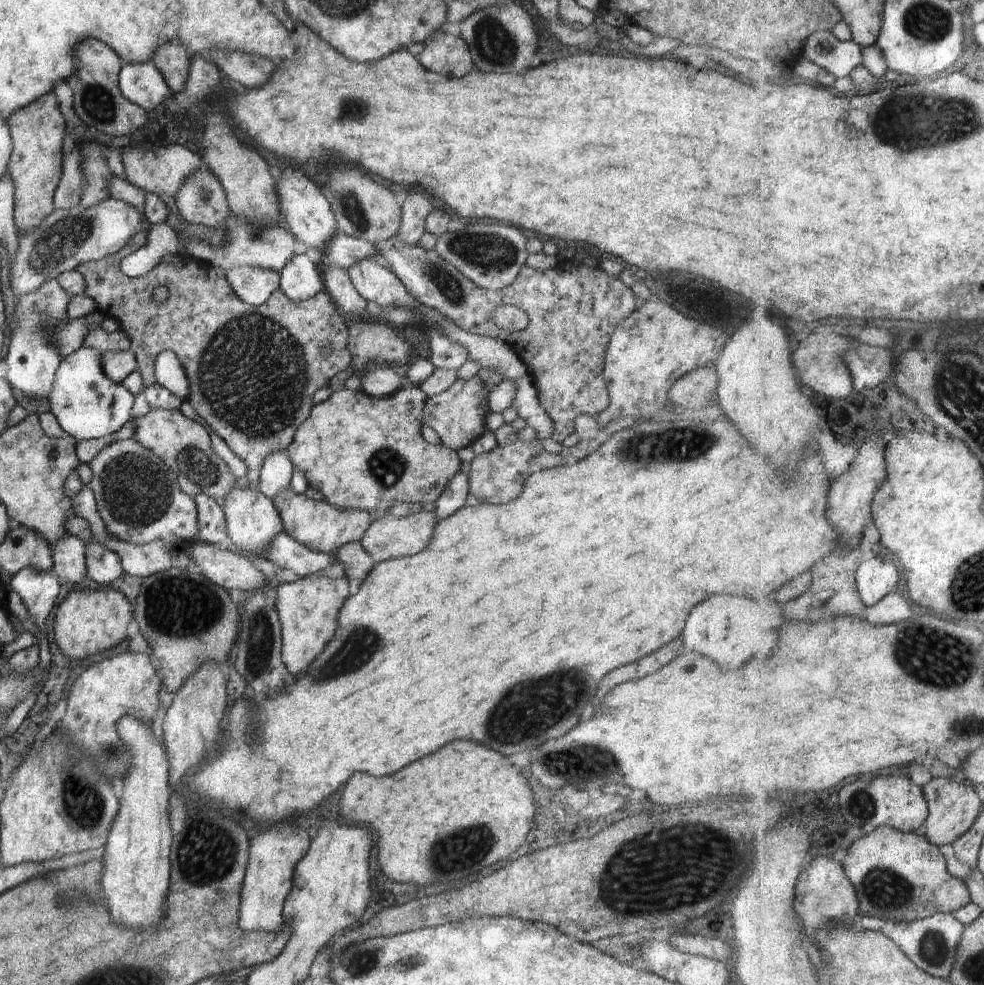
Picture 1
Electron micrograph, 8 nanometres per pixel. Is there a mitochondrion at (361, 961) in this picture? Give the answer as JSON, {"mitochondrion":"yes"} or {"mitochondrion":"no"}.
{"mitochondrion":"yes"}

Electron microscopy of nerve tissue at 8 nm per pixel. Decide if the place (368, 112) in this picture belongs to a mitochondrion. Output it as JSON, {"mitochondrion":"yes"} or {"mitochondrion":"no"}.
{"mitochondrion":"yes"}

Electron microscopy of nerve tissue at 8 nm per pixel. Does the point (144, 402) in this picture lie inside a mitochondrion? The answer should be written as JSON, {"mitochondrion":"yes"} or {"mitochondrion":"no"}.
{"mitochondrion":"no"}

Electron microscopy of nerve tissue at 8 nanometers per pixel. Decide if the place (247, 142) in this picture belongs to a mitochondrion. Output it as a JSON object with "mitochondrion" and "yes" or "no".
{"mitochondrion":"no"}

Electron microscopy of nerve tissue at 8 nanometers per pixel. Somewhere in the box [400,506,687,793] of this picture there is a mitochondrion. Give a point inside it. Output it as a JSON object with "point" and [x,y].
{"point":[526,712]}

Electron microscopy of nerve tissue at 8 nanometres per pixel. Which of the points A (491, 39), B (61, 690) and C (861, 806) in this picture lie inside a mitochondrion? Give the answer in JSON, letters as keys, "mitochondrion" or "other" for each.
{"A":"mitochondrion","B":"other","C":"mitochondrion"}

